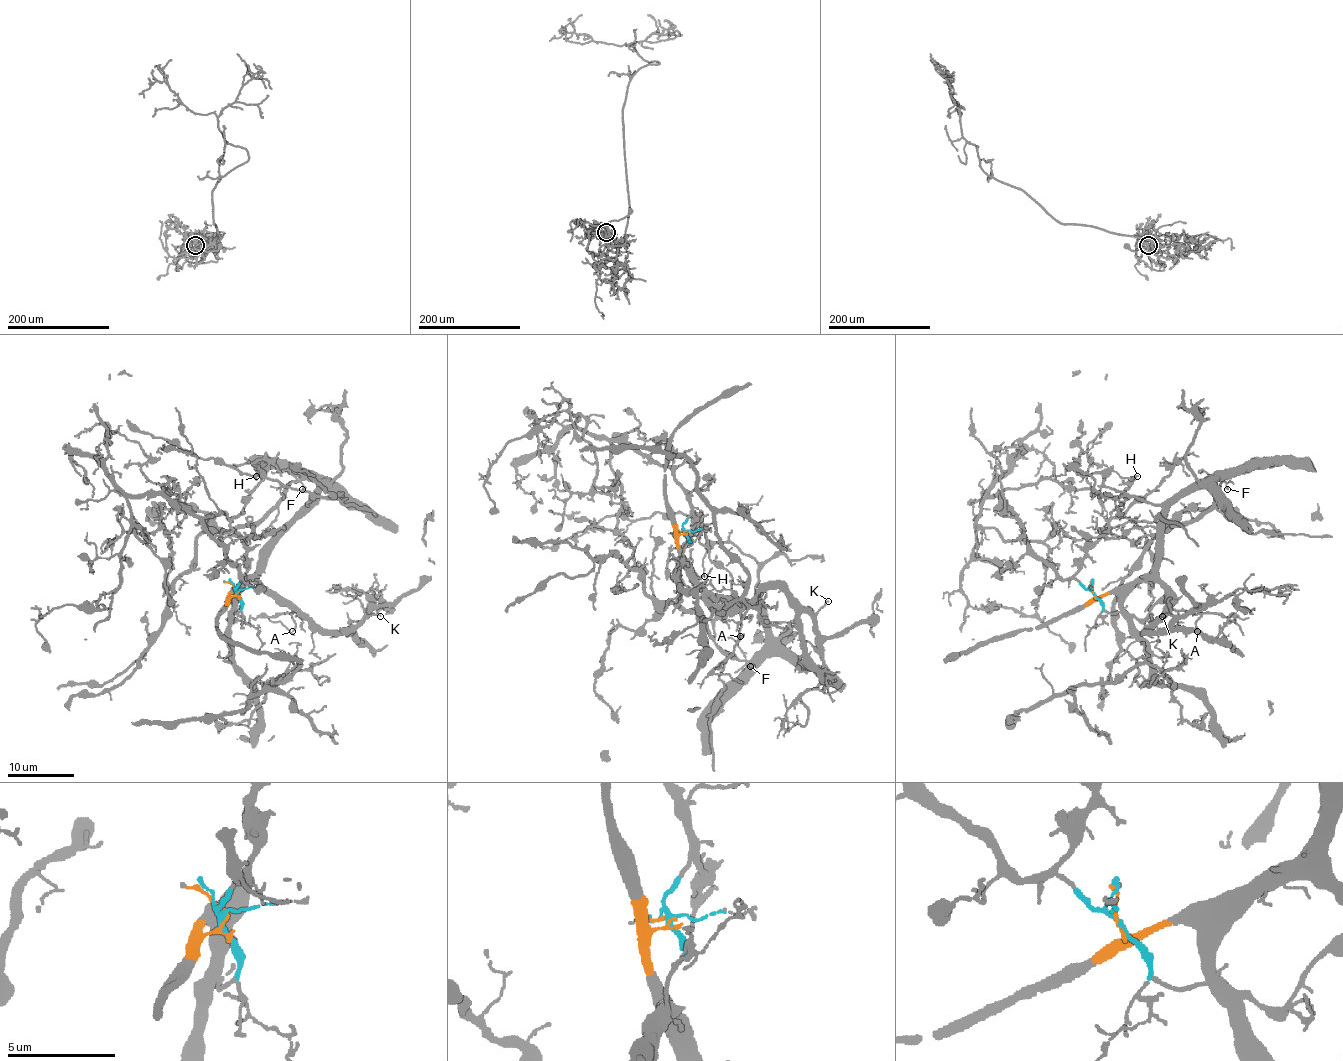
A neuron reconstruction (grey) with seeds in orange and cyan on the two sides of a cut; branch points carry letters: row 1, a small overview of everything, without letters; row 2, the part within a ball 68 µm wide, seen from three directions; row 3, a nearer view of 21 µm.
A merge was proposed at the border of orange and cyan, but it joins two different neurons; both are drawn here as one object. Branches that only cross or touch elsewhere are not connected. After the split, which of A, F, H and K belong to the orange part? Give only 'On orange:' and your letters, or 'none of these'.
On orange: A, F, H, K

